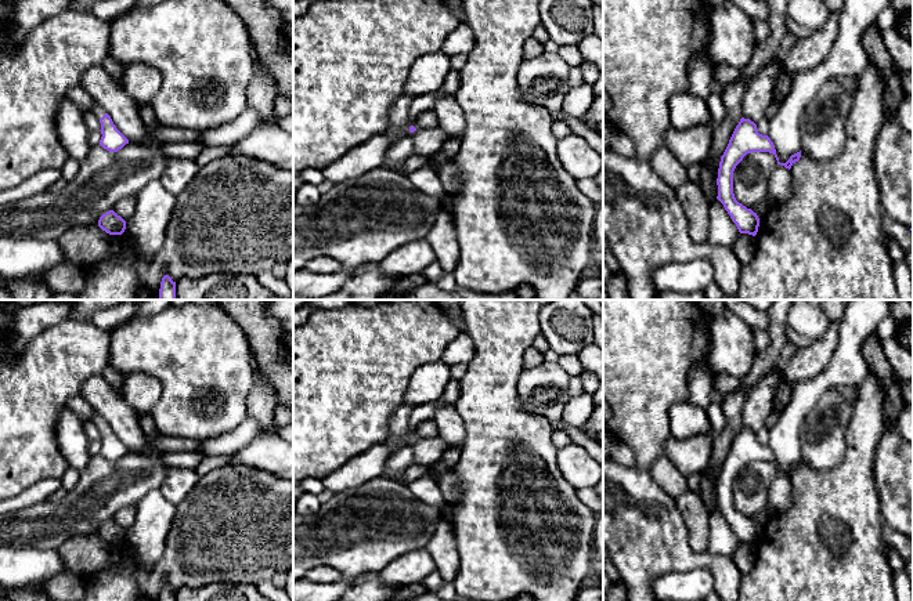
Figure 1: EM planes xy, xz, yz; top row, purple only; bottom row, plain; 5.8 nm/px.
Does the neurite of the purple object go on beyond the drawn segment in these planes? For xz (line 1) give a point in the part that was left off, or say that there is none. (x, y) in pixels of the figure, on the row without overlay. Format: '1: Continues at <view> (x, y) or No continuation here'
1: No continuation here

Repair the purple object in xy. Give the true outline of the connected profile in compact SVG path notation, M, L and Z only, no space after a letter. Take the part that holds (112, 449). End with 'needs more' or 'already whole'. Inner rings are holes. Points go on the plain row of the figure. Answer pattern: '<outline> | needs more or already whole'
M94 412L90 420L100 428L101 432L100 441L102 443L100 455L104 459L109 461L118 461L126 453L129 453L129 449L116 438L111 426L105 421L105 419L100 413Z | needs more

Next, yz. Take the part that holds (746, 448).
M741 427L736 435L729 453L721 466L717 488L717 508L723 514L740 543L755 546L759 536L759 528L757 522L739 513L733 503L733 481L743 467L751 461L773 463L777 474L782 474L790 479L791 475L800 470L801 460L791 464L786 473L780 473L773 452L768 445L758 442L757 434L754 431Z | already whole

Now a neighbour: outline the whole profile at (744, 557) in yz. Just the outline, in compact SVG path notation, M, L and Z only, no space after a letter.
M740 543L736 553L732 555L737 569L741 575L746 575L755 562L755 546L748 543Z

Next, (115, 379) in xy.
M107 365L101 373L111 387L122 395L123 374L116 372L111 365Z

